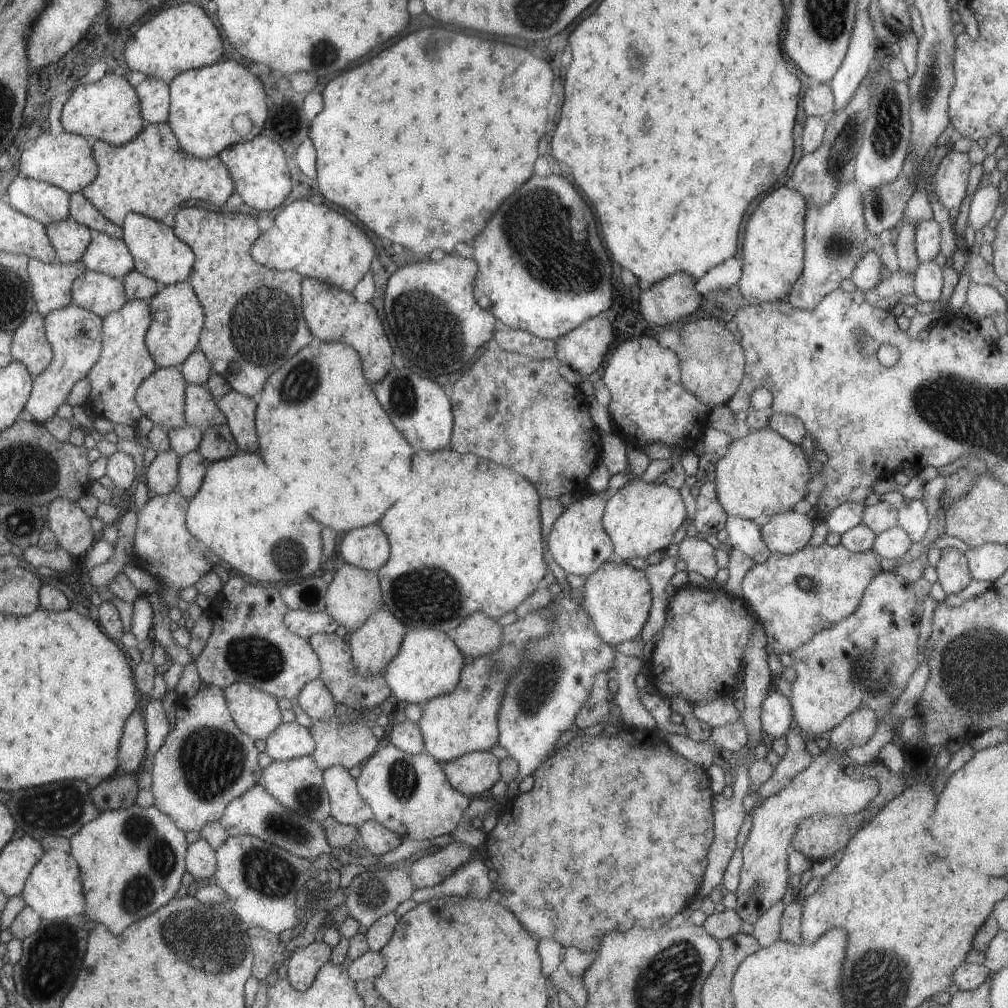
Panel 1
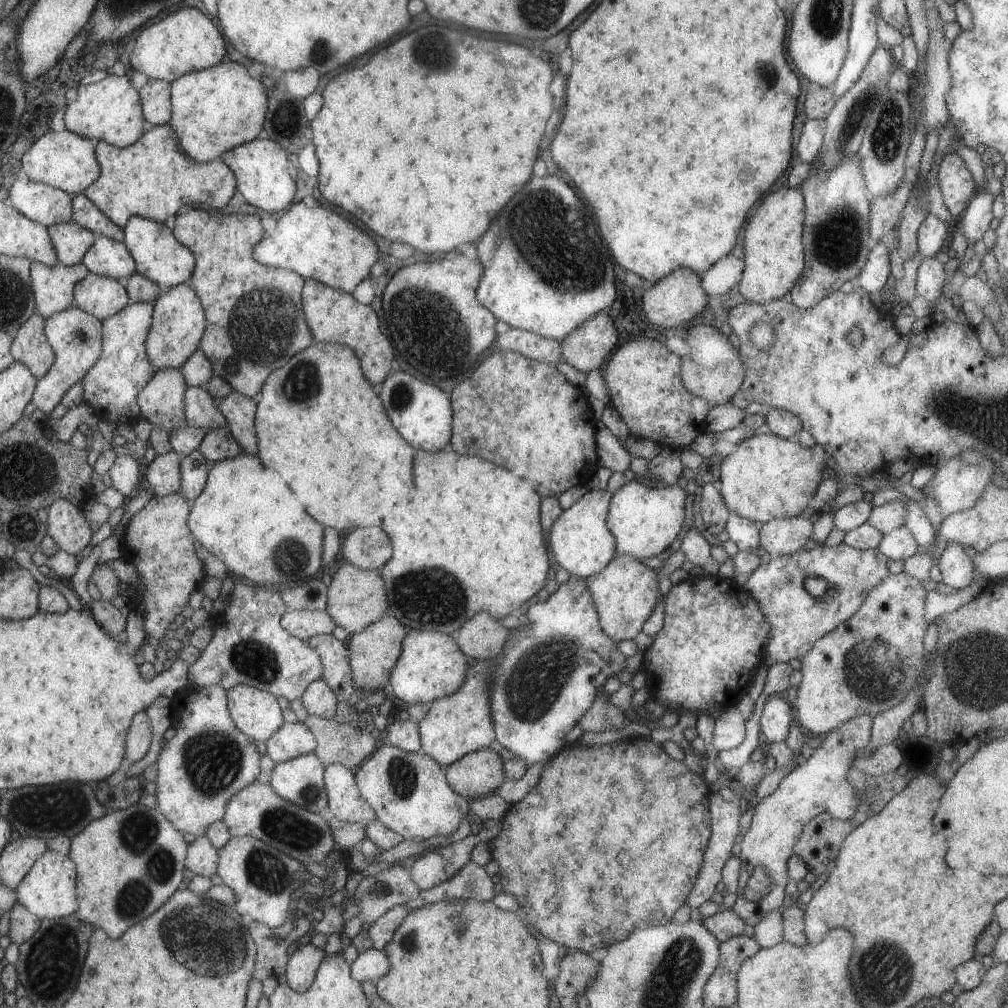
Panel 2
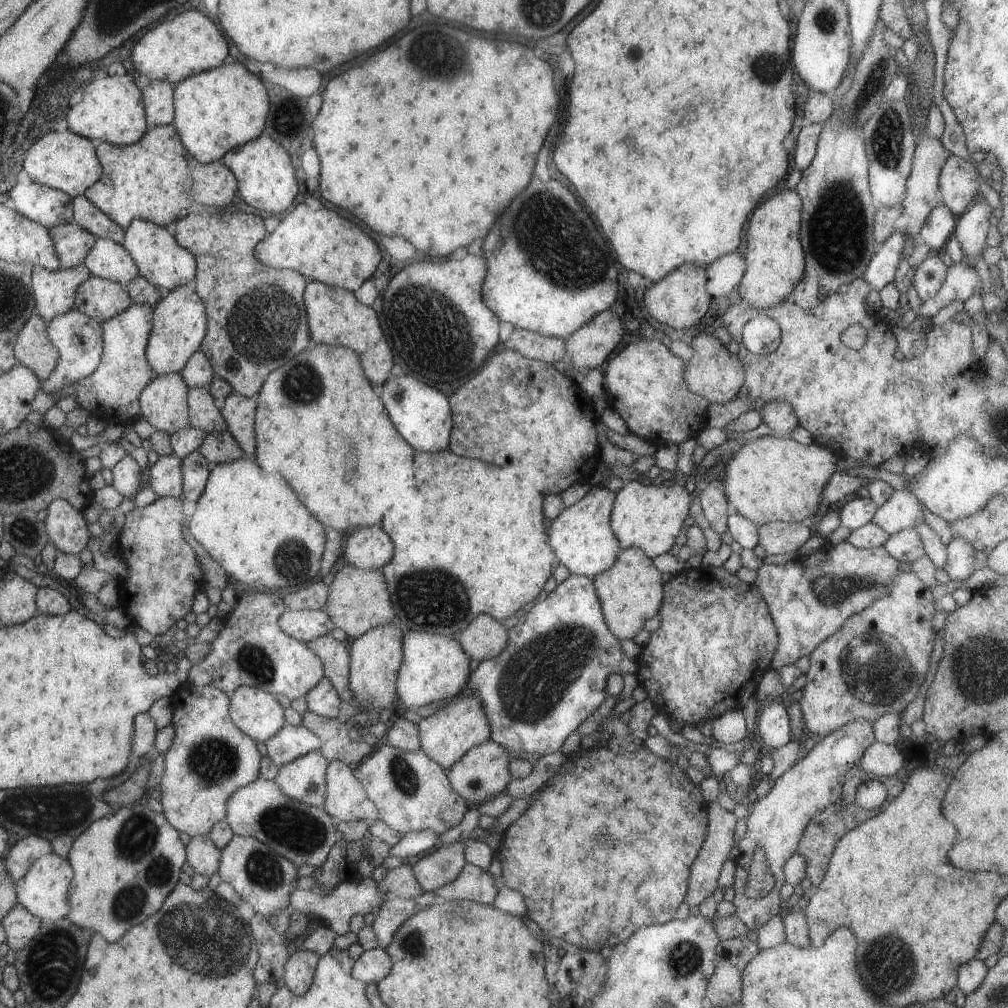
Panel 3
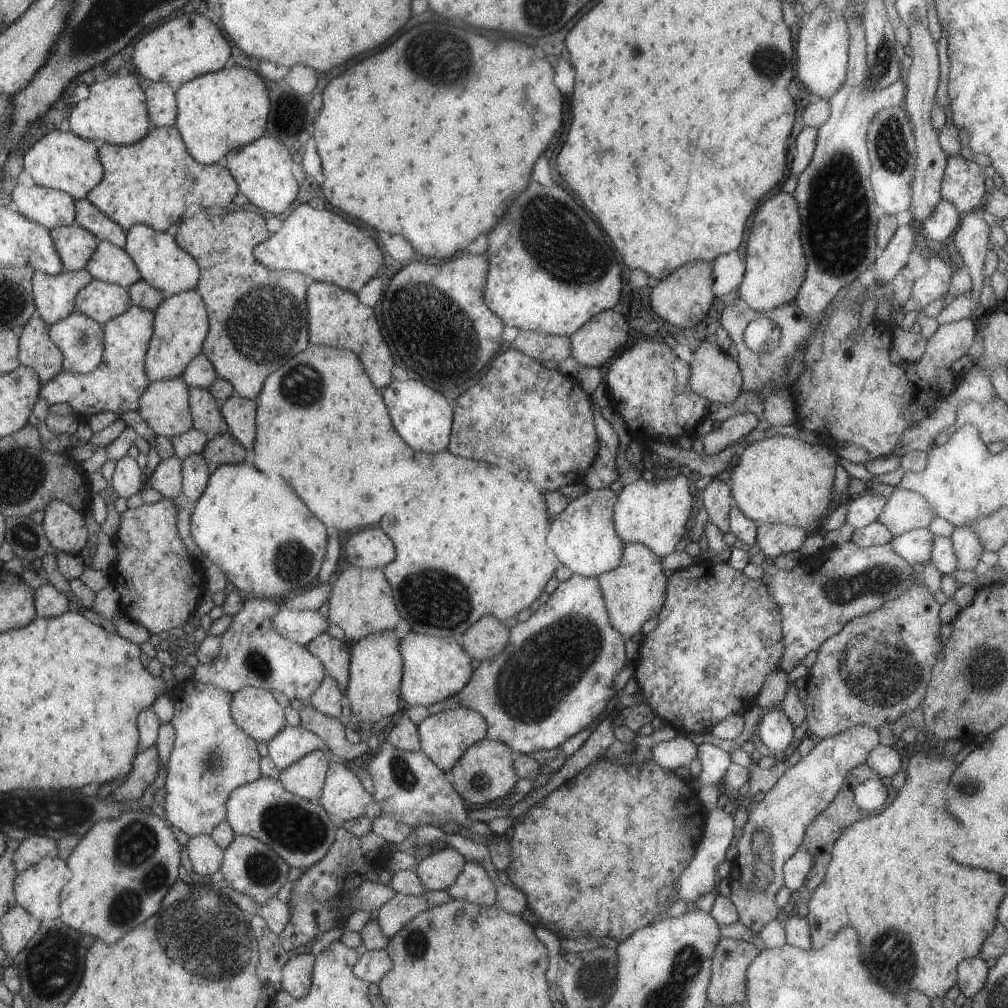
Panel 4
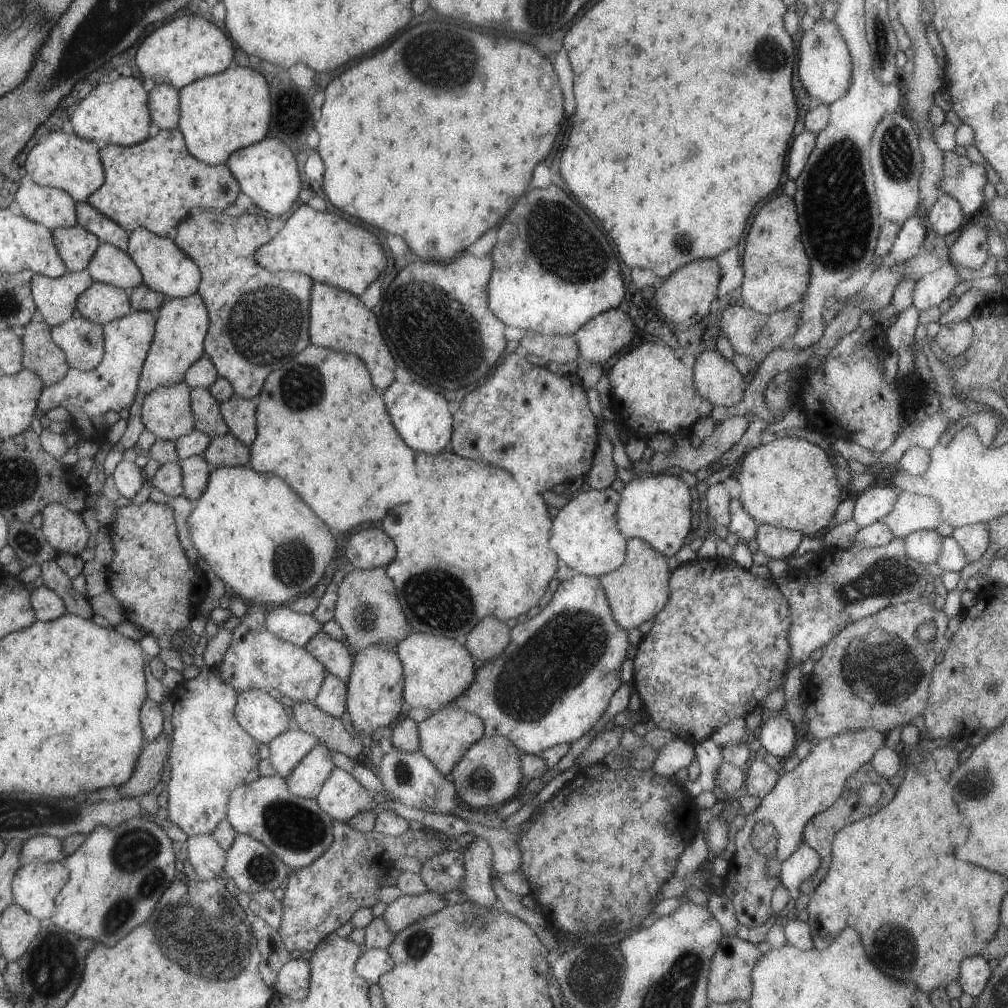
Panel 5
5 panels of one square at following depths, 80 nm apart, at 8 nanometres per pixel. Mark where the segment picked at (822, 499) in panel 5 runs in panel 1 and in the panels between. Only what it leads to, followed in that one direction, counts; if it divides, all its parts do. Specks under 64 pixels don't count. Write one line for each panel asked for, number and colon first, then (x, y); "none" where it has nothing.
1: (762, 474)
2: (767, 477)
3: (775, 478)
4: (780, 480)

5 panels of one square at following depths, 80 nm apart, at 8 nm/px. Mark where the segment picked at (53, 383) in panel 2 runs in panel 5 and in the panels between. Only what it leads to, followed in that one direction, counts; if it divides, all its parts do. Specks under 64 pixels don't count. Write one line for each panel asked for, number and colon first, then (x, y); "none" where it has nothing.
3: (78, 338)
4: (80, 339)
5: (82, 341)

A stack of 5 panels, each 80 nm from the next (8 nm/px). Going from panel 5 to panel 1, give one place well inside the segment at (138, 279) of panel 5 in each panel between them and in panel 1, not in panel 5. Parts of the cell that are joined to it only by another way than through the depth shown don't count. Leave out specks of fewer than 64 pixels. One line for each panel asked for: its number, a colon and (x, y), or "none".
1: (103, 254)
2: (105, 257)
3: (107, 260)
4: (108, 263)

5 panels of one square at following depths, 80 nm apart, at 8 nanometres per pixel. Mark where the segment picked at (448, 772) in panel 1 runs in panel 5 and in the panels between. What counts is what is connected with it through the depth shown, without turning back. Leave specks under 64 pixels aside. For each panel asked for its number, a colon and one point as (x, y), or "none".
2: (476, 774)
3: (482, 772)
4: (484, 773)
5: (488, 774)

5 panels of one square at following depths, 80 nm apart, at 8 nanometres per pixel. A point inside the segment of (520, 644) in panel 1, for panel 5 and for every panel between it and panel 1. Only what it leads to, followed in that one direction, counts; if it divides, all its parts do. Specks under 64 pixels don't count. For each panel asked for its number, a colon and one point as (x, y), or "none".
2: (460, 723)
3: (445, 735)
4: (444, 736)
5: (446, 734)

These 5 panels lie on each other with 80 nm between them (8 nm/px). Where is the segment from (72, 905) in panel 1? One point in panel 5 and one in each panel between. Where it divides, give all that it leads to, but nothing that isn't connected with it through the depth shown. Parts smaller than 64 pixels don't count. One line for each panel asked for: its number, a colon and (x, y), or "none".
2: (47, 890)
3: (42, 890)
4: (36, 889)
5: (34, 886)

